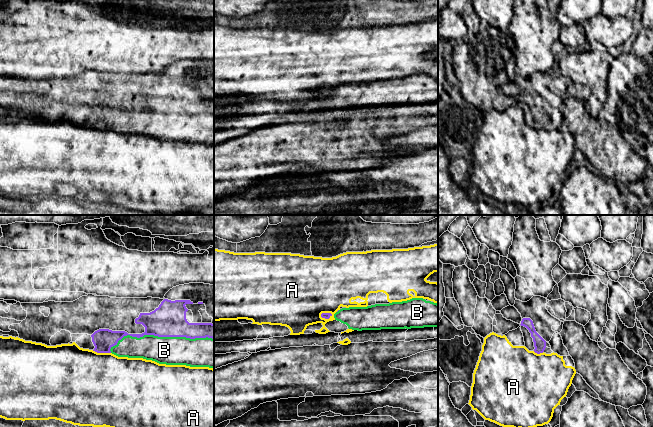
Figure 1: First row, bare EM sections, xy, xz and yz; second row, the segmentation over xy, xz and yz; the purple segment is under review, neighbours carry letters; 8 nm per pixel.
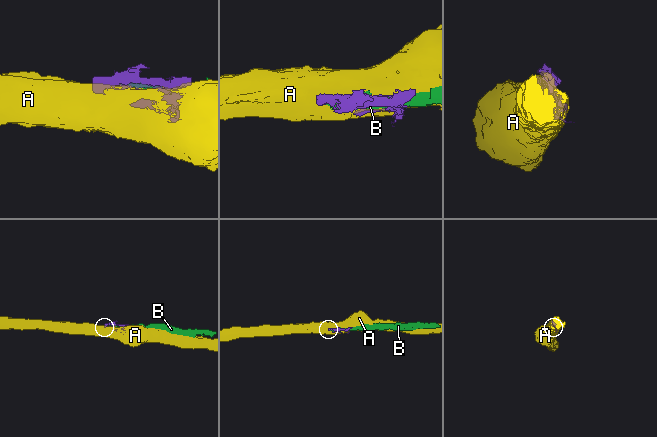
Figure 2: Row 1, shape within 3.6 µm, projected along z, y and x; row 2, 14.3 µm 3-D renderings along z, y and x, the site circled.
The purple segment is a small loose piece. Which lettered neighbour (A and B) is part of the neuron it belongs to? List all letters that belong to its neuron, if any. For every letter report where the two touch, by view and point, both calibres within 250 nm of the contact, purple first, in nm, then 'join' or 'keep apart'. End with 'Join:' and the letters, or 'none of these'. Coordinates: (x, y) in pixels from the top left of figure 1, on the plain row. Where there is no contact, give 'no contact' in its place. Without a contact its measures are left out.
A: xy (101, 128) | 180/500 nm | keep apart
B: xy (161, 112) | 280/220 nm | join
Join: B

